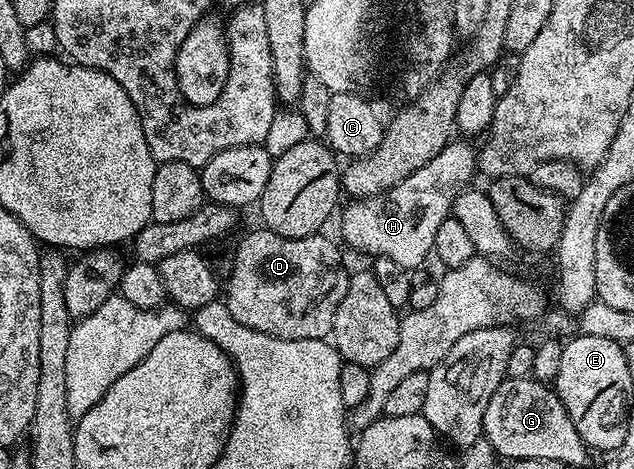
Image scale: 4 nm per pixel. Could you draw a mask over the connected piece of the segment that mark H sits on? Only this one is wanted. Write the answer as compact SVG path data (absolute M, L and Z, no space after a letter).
M452 140L449 142L448 146L444 147L443 150L439 152L431 160L431 162L425 163L423 166L419 168L417 171L413 171L411 175L403 180L403 182L397 184L389 191L385 191L383 194L373 195L367 197L367 199L361 199L352 201L349 203L350 205L340 213L341 216L341 234L344 240L353 248L365 252L367 254L371 254L372 257L389 257L393 262L399 264L399 266L403 266L406 271L410 272L414 270L414 268L422 267L427 261L426 258L429 258L432 255L434 240L436 231L439 230L439 226L442 225L443 221L450 217L452 213L453 204L458 199L458 197L465 191L465 189L474 181L472 180L473 176L476 177L477 174L477 160L476 160L476 149L471 148L467 143L468 141L462 140L463 142L459 142L459 140Z

